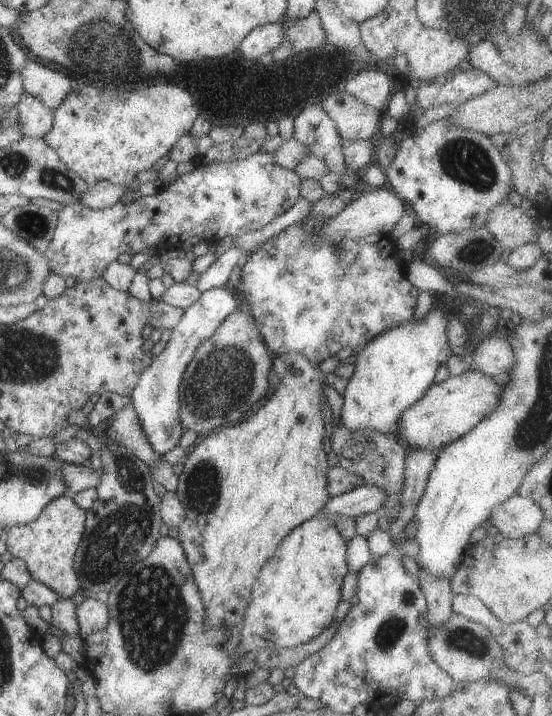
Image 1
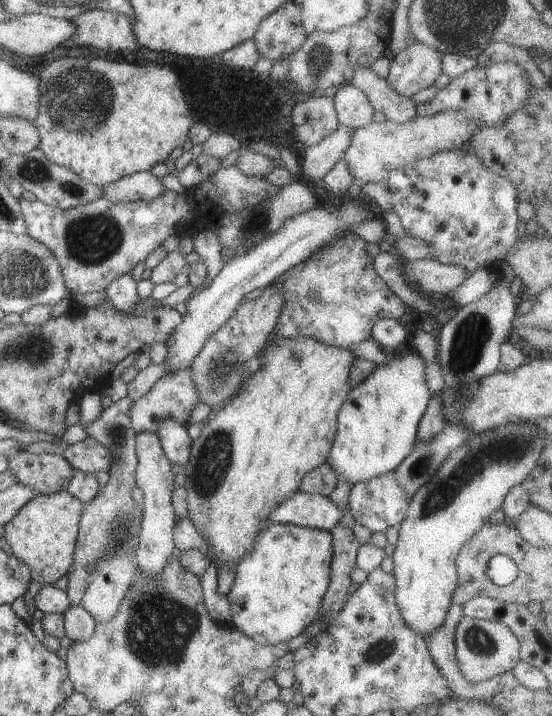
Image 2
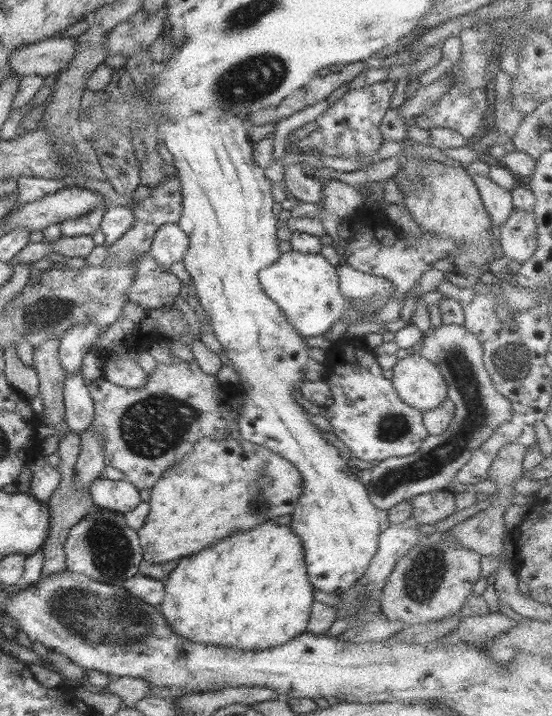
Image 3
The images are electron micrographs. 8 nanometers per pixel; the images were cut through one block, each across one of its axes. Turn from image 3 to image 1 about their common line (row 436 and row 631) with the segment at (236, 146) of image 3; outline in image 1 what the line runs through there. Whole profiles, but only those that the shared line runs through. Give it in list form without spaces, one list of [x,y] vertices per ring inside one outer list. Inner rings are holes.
[[[310,518],[284,536],[272,559],[260,570],[253,587],[240,629],[244,648],[248,652],[254,648],[294,648],[329,628],[334,622],[343,581],[349,572],[346,552],[344,538],[328,518]]]

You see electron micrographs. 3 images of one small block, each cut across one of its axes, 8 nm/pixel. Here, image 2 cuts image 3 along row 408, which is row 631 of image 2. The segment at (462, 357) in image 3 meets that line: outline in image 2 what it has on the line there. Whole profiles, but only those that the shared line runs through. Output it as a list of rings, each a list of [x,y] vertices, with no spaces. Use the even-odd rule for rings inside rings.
[[[464,616],[456,626],[454,643],[460,672],[472,683],[483,682],[504,672],[513,671],[519,662],[520,640],[508,626],[495,621]]]

